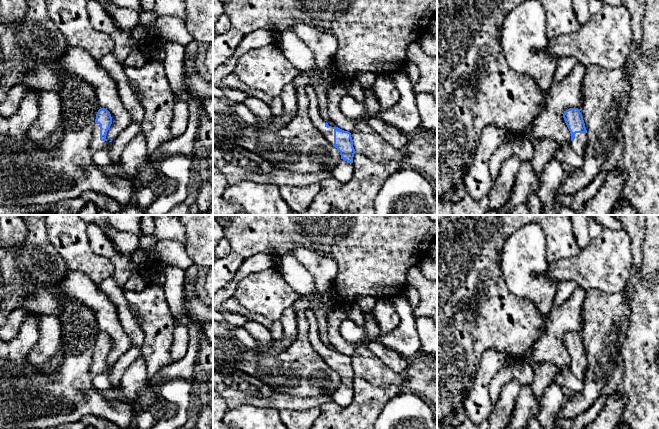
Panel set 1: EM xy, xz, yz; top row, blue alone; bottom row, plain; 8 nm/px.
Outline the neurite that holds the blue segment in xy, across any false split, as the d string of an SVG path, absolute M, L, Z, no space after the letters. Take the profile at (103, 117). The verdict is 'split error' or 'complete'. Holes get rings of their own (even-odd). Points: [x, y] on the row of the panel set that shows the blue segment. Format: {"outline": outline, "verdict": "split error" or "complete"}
{"outline": "M100 108L96 114L93 134L90 141L92 150L109 149L109 141L106 139L106 134L112 124L110 112L105 108Z", "verdict": "split error"}

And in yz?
{"outline": "M570 108L564 111L563 118L571 134L571 149L583 157L587 147L587 130L582 114L578 108Z", "verdict": "split error"}

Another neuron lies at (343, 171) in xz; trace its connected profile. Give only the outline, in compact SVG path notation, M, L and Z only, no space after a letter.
M341 159L331 172L331 176L342 183L349 182L353 177L353 164Z

